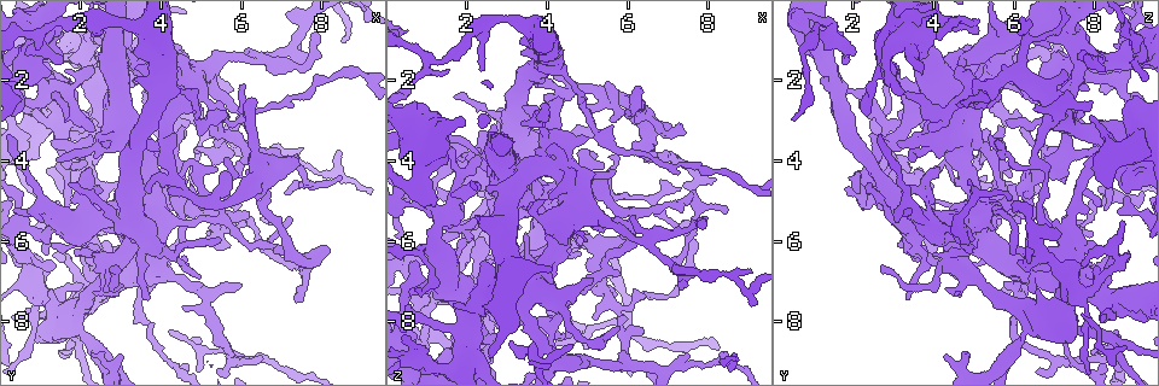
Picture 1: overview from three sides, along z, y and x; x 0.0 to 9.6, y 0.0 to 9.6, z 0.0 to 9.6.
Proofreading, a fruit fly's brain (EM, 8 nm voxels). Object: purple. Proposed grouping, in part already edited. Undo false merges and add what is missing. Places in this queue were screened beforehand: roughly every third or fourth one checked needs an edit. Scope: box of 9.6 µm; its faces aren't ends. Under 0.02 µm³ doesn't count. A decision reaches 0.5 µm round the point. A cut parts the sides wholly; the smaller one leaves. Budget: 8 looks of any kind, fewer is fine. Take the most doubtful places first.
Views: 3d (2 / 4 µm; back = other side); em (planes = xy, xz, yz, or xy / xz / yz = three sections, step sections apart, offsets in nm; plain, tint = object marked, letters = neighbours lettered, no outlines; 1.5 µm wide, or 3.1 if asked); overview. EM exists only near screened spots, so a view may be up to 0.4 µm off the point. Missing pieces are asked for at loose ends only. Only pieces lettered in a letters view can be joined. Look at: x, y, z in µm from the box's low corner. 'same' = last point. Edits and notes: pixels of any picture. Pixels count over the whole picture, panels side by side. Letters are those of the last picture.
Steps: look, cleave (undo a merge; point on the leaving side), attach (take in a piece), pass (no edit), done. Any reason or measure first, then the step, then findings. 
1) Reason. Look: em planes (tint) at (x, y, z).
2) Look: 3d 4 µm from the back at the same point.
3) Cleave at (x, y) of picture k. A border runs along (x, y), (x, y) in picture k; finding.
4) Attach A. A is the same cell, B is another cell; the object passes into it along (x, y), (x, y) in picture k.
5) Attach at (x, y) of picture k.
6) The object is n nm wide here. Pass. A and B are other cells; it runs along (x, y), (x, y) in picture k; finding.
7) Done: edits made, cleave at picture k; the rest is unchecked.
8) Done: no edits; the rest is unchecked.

Branch stops here. Look: 3d 2 µm at (1.55, 1.60, 1.70).

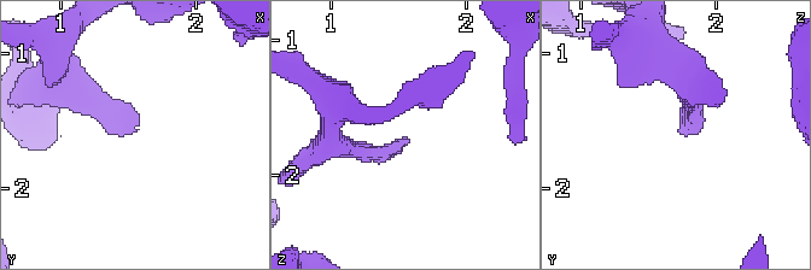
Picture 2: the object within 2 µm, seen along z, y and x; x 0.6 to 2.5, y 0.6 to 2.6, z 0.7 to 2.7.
Need the tissue. Look: em xz step 8 (letters) at (1.56, 1.54, 1.70).

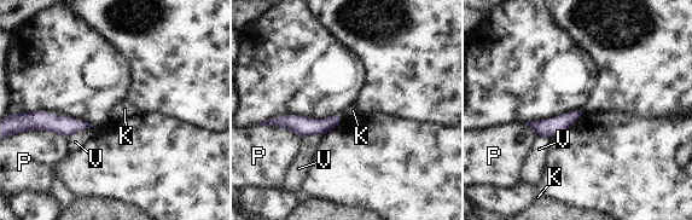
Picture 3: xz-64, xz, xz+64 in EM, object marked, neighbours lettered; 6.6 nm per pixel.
Another direction. Look: em planes (letters) at the same point.

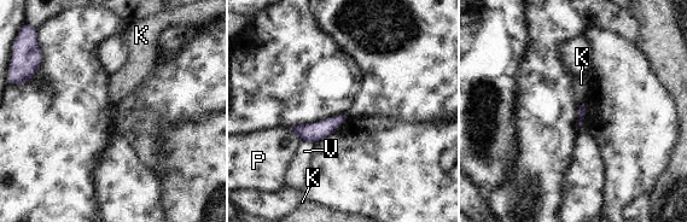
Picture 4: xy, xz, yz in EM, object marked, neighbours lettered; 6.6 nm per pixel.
Pass. K, P and V are other cells; a border runs along (583, 103), (580, 106) in picture 4; none of them fits.

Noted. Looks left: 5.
Thin end. Look: em planes (letters) at (7.20, 5.35, 5.70).

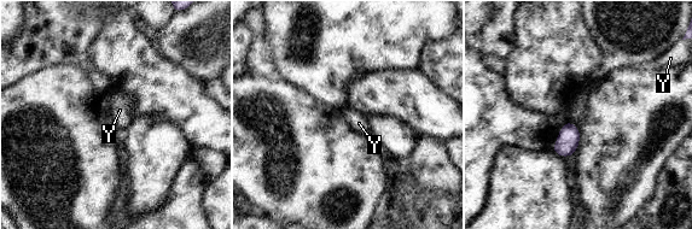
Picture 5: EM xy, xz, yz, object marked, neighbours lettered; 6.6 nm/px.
Pass. Y is another cell; none of them fits.

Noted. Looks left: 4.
A narrow waist. Look: 3d 4 µm at (0.70, 4.25, 3.20).

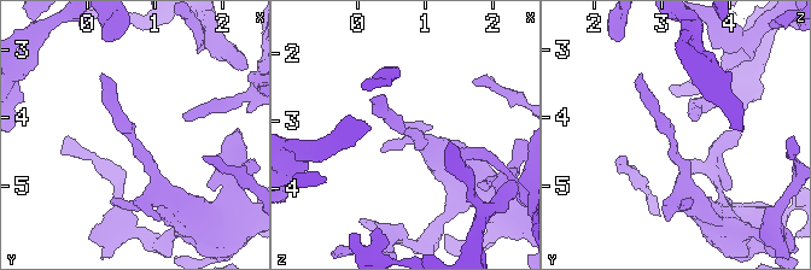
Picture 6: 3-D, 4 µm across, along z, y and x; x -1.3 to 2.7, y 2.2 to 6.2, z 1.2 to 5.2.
Shape alone is not enough. Look: em planes (letters) at (0.70, 4.30, 3.15).

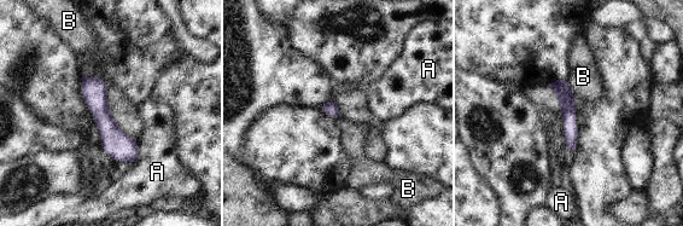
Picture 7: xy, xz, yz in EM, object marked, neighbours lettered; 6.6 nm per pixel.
Pass. A and B are other cells; it runs along (85, 80), (111, 135), (133, 158) in picture 7; all the same neuron.

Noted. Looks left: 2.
Done: no edits; the rest is unchecked.

